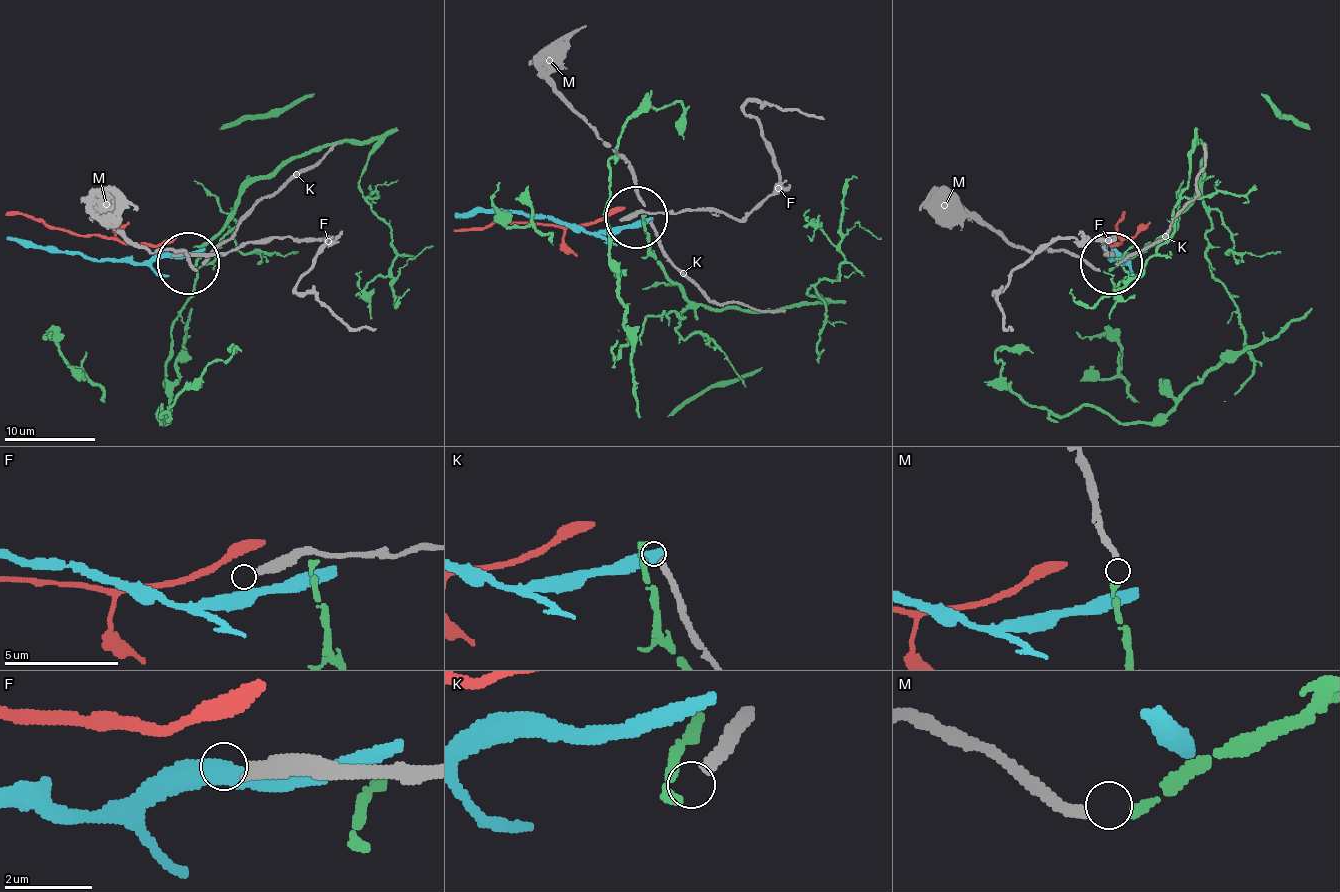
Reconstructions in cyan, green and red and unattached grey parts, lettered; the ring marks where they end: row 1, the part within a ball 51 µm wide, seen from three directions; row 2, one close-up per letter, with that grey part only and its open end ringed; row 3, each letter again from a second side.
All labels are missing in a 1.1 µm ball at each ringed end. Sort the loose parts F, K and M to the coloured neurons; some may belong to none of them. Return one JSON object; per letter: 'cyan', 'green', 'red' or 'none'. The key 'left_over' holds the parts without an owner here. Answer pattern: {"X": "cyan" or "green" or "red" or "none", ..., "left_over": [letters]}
{"F": "none", "K": "none", "M": "green", "left_over": ["F", "K"]}

